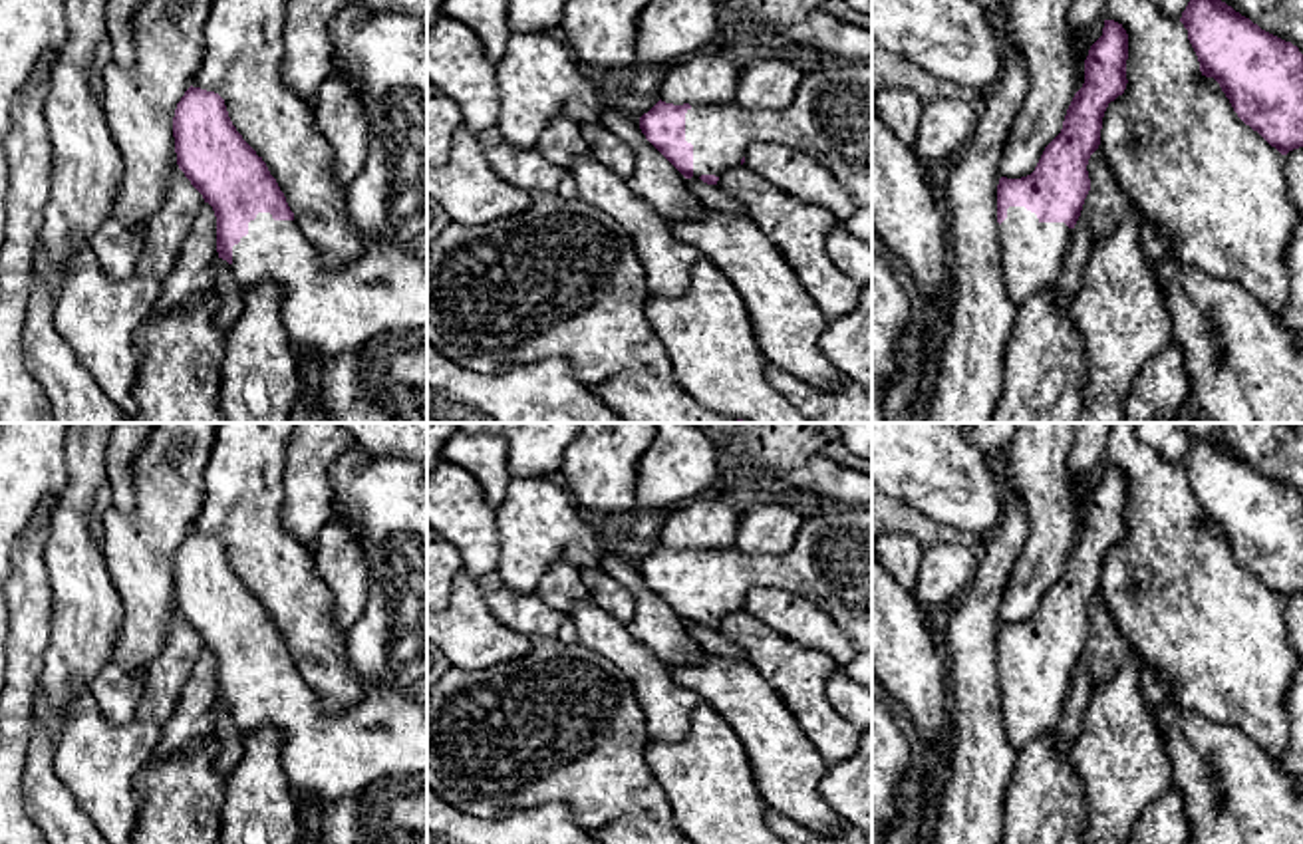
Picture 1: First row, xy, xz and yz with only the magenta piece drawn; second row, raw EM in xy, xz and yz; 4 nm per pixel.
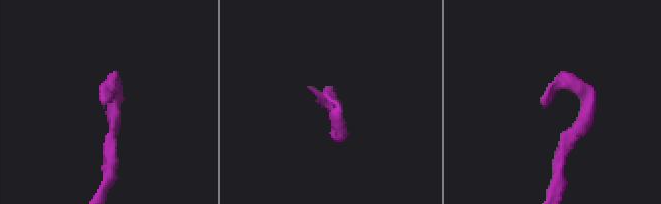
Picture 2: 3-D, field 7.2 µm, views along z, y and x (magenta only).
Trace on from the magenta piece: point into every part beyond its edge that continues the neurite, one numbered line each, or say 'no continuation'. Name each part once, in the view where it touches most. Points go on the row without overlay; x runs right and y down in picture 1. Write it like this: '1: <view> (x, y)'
1: xy (380, 737)

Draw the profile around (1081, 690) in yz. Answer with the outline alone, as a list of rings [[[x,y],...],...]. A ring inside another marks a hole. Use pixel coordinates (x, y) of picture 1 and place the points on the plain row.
[[[1081,659],[1073,673],[1069,695],[1061,707],[1061,717],[1053,729],[1059,751],[1067,751],[1075,743],[1092,693],[1094,687],[1090,683],[1088,663]]]

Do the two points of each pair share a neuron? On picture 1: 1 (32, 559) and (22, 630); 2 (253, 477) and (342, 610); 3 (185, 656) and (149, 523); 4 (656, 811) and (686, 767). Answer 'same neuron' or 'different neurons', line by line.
1: same neuron
2: different neurons
3: different neurons
4: different neurons

